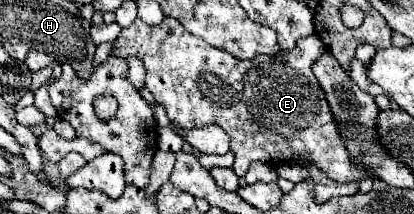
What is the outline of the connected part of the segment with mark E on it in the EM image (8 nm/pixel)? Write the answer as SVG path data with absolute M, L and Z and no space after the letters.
M166 17L160 25L146 25L142 19L136 19L130 27L122 29L115 45L112 55L125 59L132 55L144 63L144 87L148 87L148 91L156 97L156 103L166 109L166 115L172 123L180 125L182 129L216 123L230 135L230 149L236 155L234 173L238 177L244 177L252 161L280 165L300 159L300 153L304 151L310 153L312 163L318 163L318 167L330 173L330 177L336 181L360 181L364 177L362 169L356 167L354 159L350 159L342 139L338 139L338 129L334 117L330 115L324 91L312 73L314 59L324 51L322 41L316 35L298 39L294 49L278 51L276 57L258 55L250 61L240 61L222 49L206 45L202 39L190 35L176 19Z

